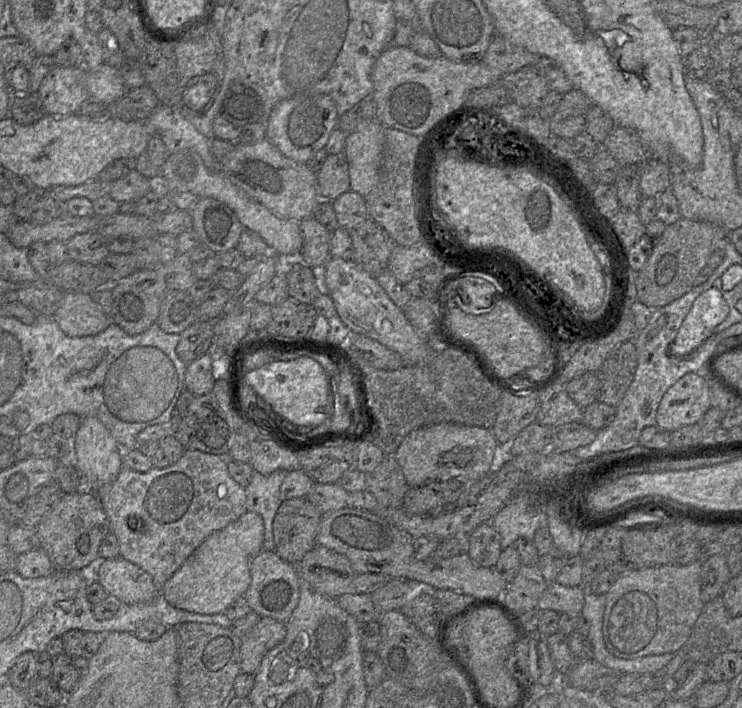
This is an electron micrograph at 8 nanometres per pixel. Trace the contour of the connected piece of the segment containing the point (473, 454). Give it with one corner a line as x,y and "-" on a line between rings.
439,423
411,431
401,442
394,457
402,468
409,487
435,480
476,481
490,473
498,442
491,429
455,423

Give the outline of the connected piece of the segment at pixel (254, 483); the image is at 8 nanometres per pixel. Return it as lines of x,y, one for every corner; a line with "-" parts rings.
253,470
250,483
245,488
247,511
255,512
263,518
263,550
266,551
275,551
272,525
282,503
280,487
286,474
287,471
276,470
269,475
262,475

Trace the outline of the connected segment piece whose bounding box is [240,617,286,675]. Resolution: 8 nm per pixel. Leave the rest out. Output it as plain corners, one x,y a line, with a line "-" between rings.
261,617
241,639
241,672
254,675
266,653
280,644
286,635
284,622

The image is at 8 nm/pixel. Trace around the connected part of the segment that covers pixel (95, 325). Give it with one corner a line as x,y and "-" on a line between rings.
64,292
53,318
71,337
96,335
111,324
110,315
102,312
91,295
75,292

